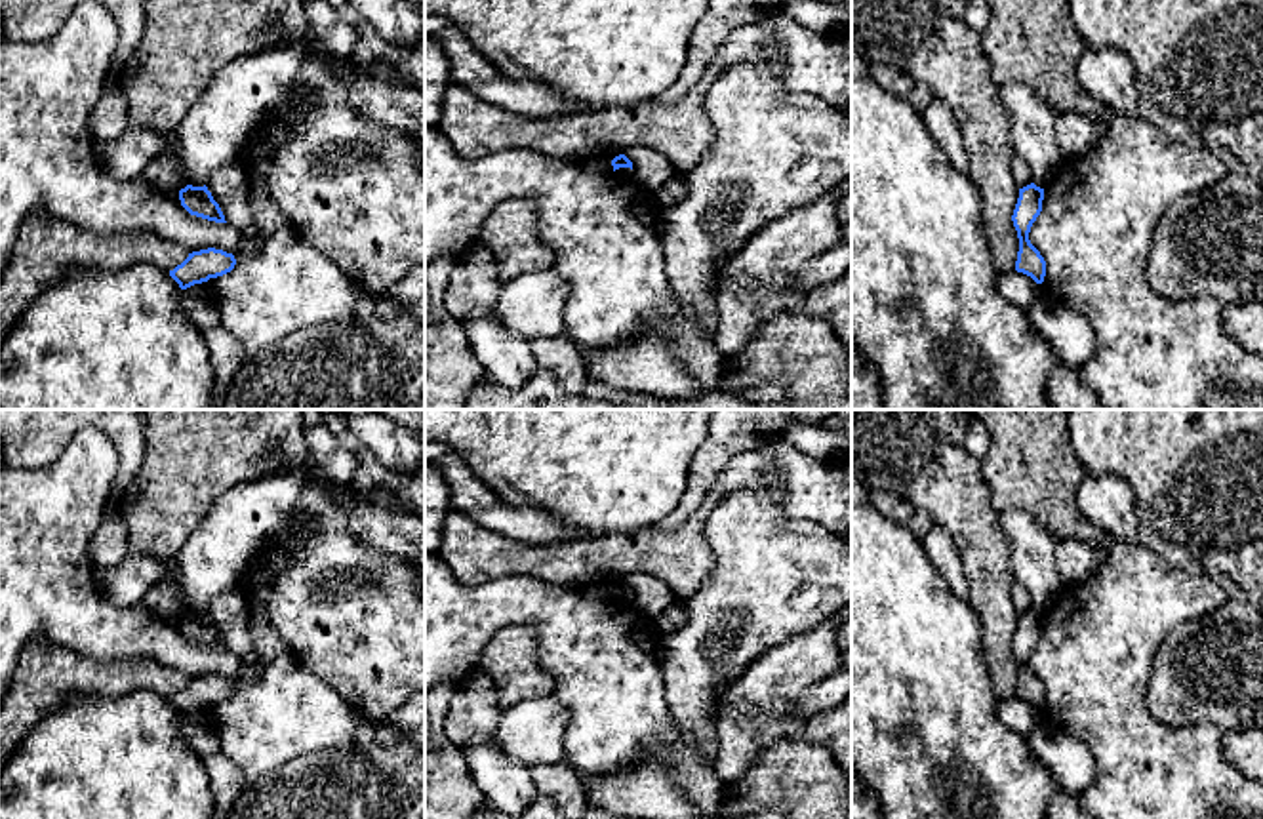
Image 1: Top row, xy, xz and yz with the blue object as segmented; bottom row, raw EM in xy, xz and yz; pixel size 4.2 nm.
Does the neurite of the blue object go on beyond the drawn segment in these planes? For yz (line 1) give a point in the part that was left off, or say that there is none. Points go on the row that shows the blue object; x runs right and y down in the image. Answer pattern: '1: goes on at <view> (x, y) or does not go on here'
1: does not go on here

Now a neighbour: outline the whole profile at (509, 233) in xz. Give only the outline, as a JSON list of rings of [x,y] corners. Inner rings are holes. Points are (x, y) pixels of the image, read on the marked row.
[[[516,198],[497,204],[484,221],[478,242],[495,257],[503,284],[552,267],[554,250],[541,240],[539,219],[539,204]]]

